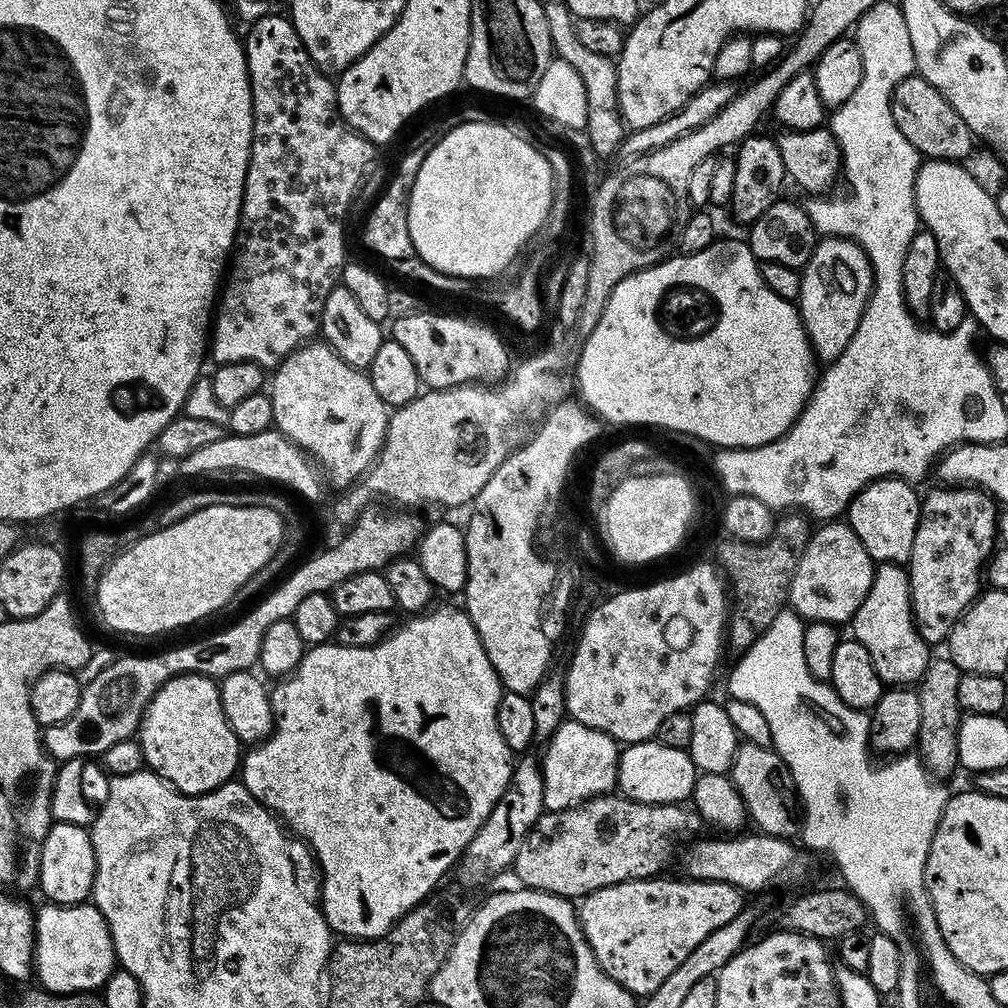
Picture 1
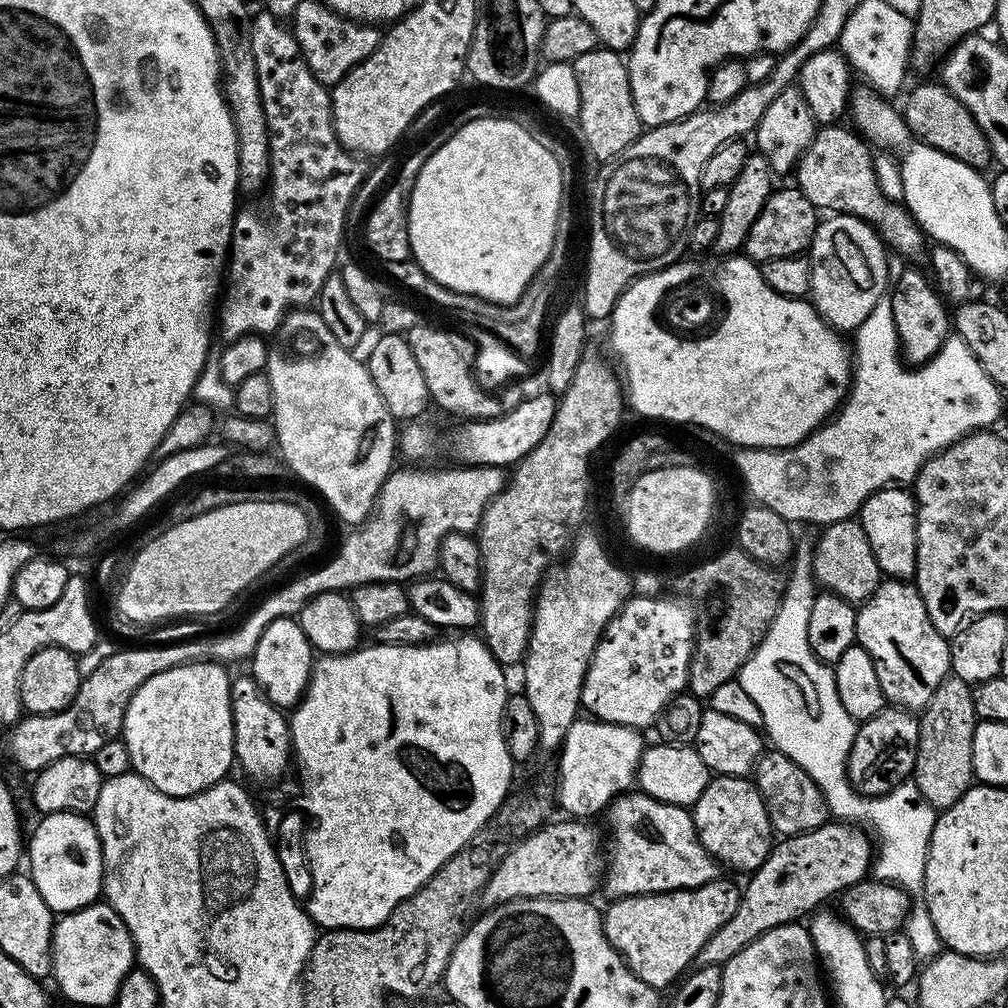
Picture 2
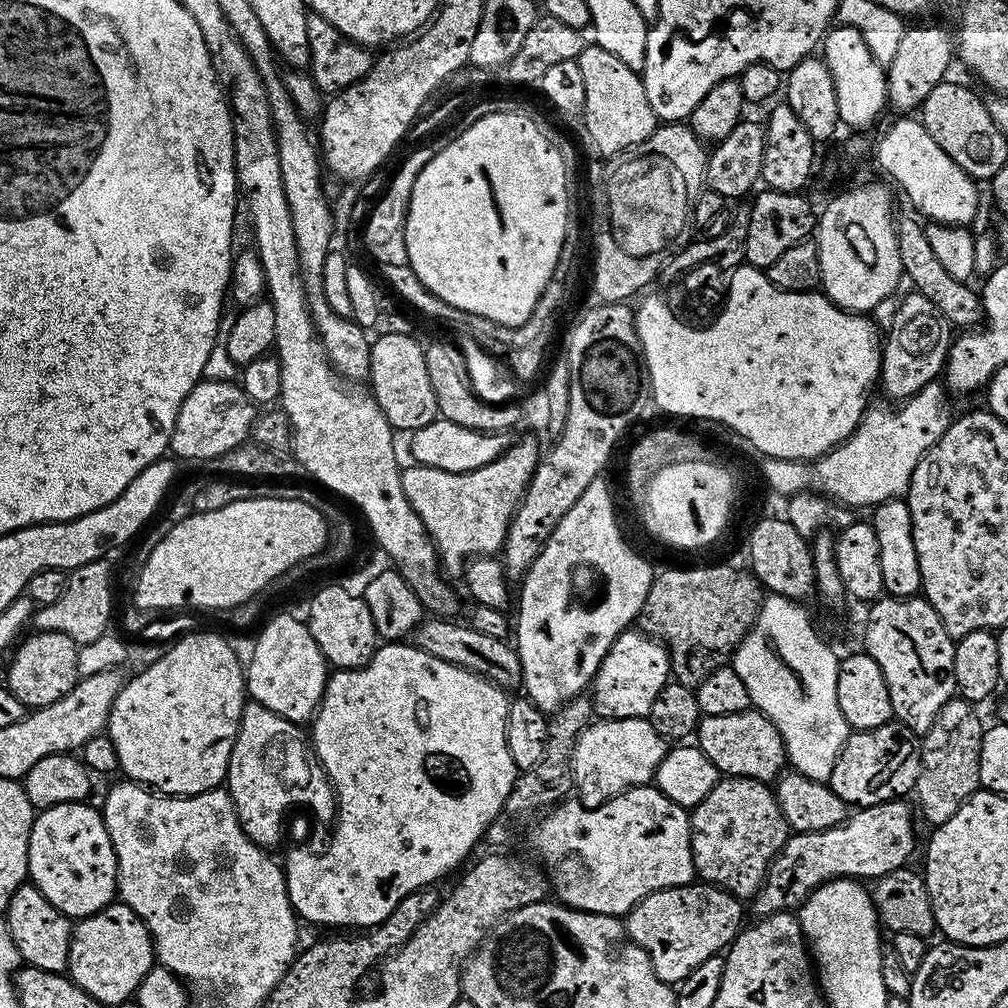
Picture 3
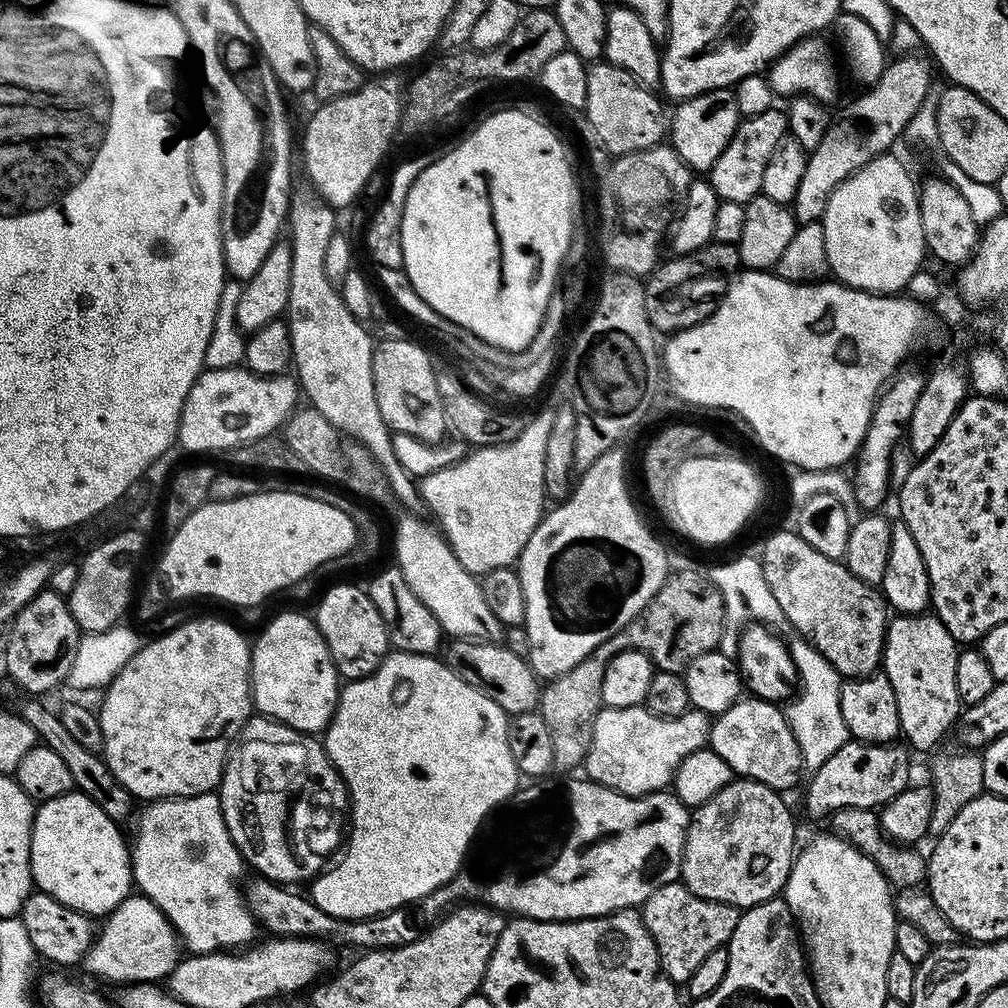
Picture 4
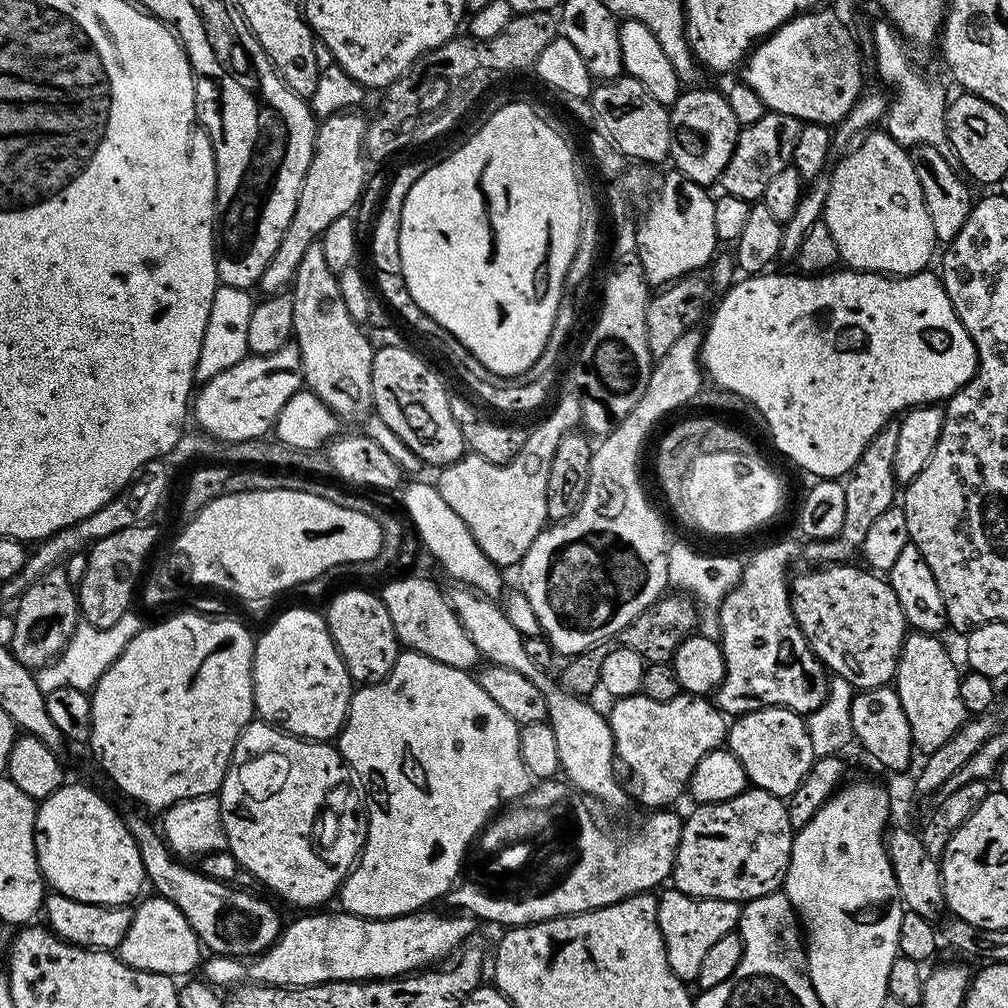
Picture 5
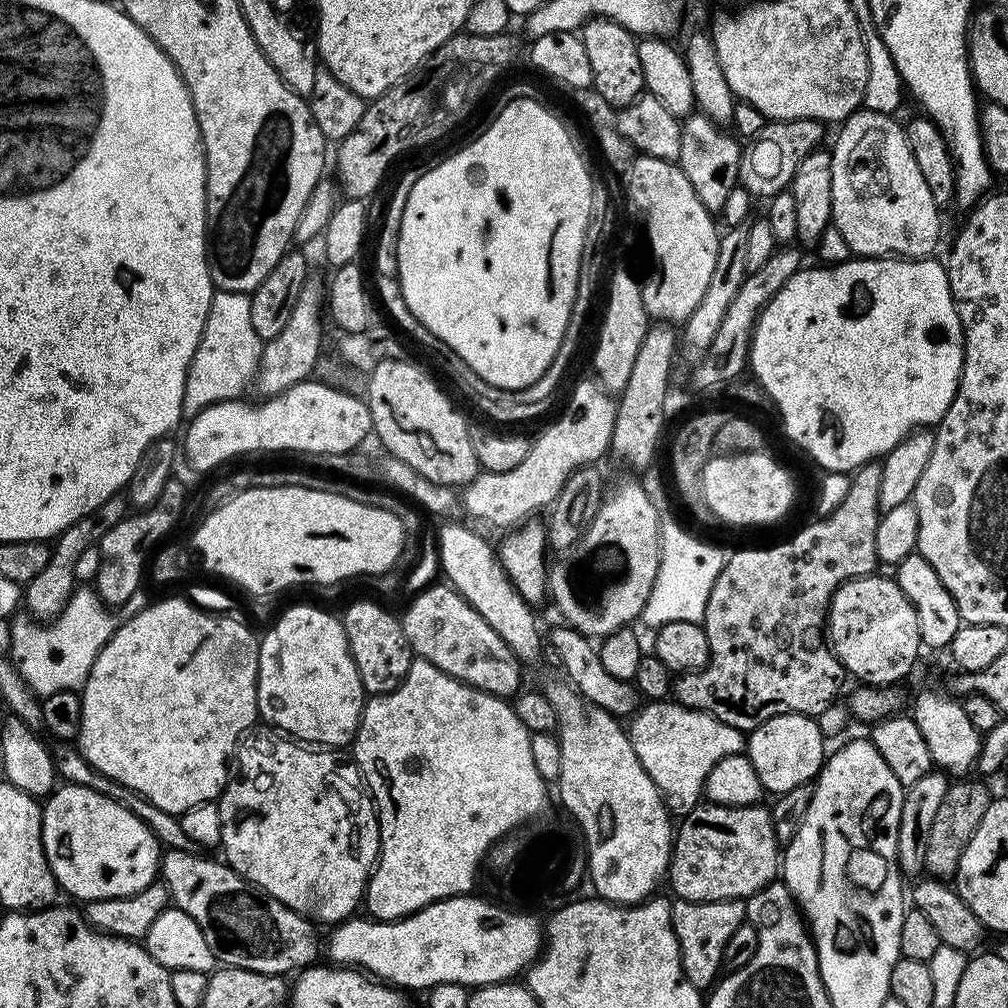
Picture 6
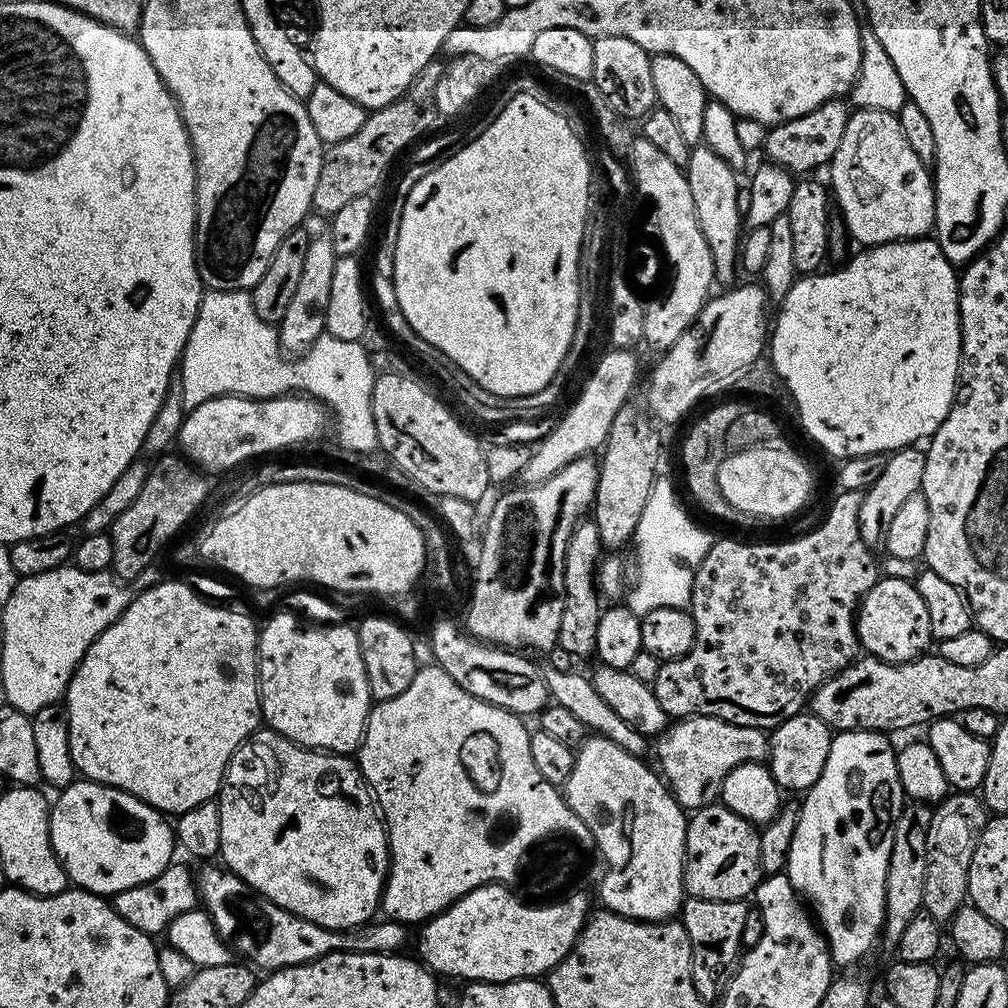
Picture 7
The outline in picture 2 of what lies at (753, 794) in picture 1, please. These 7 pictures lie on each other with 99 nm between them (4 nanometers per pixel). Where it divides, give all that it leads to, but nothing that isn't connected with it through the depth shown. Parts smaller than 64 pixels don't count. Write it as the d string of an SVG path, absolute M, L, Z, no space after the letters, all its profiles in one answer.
M775 750L765 751L755 766L754 783L762 794L766 814L772 823L772 831L781 837L812 831L830 820L828 804L824 800L822 790L818 790L814 778L810 778L810 774L802 770L802 766L786 758L786 754Z

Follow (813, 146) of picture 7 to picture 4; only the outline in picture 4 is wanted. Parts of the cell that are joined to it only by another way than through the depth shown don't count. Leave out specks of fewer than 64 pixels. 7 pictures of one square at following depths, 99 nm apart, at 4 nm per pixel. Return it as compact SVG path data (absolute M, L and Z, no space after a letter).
M779 107L766 110L766 114L746 116L734 130L734 138L718 154L718 162L710 169L710 183L721 201L745 205L754 197L761 195L762 174L766 174L766 166L774 158L786 137L789 135L788 118Z

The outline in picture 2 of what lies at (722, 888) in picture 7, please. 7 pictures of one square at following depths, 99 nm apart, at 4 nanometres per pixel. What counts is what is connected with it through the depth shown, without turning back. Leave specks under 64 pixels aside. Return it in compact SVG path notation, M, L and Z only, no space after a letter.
M713 775L690 811L702 846L725 869L737 868L751 874L766 862L774 845L772 823L766 814L762 794L748 776Z

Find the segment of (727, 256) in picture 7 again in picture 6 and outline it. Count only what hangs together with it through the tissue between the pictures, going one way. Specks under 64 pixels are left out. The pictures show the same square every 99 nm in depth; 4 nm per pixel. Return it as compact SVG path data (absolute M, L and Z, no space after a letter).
M703 114L683 117L680 137L682 146L678 167L686 174L686 178L690 178L690 186L694 186L698 202L702 202L702 206L706 206L708 212L719 213L726 206L726 198L729 197L732 188L737 187L740 179L741 141L731 131L715 124L709 116Z

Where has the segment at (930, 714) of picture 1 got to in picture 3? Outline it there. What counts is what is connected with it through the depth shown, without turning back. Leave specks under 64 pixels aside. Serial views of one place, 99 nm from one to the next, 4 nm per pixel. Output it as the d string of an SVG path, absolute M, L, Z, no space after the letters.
M950 699L942 710L938 710L934 726L923 733L920 741L920 773L916 779L914 797L920 803L919 815L924 815L928 826L950 822L956 811L981 787L980 755L986 724L980 721L976 711L966 700Z

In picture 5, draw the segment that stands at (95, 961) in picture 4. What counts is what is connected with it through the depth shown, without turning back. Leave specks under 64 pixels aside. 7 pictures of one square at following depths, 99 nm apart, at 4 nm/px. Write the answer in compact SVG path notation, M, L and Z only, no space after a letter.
M152 894L149 900L143 900L135 905L130 930L120 943L118 949L120 959L138 970L166 974L173 978L191 977L195 973L192 971L195 968L197 971L202 964L202 957L200 958L202 945L196 931L190 926L182 910L178 910L178 906L165 896Z

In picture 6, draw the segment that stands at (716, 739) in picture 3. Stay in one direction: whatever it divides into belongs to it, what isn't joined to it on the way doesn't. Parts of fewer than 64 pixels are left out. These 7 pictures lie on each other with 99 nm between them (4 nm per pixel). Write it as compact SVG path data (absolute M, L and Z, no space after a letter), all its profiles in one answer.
M795 712L770 718L747 733L746 755L754 770L758 770L758 778L765 793L779 794L794 790L794 786L812 784L815 781L826 759L824 743L826 737L819 723L813 717Z

